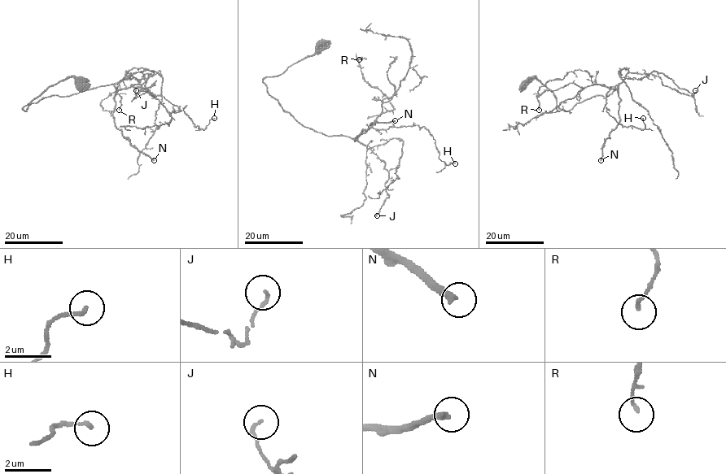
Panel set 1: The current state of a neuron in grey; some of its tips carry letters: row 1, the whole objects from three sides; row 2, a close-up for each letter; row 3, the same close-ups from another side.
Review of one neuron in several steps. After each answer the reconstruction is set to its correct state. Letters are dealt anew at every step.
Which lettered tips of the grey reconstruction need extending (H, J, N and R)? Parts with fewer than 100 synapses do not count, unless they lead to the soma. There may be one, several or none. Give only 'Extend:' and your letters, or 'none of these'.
Extend: N

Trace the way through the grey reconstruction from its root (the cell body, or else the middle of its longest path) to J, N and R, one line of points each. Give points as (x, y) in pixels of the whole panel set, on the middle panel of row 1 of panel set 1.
J: (320, 45), (263, 81), (304, 126), (354, 138), (385, 163), (388, 197), (377, 215)
N: (320, 45), (280, 75), (263, 80), (279, 105), (306, 127), (354, 140), (372, 123), (395, 120)
R: (320, 45), (263, 81), (286, 111), (327, 136), (356, 138), (394, 108), (365, 80), (359, 59)

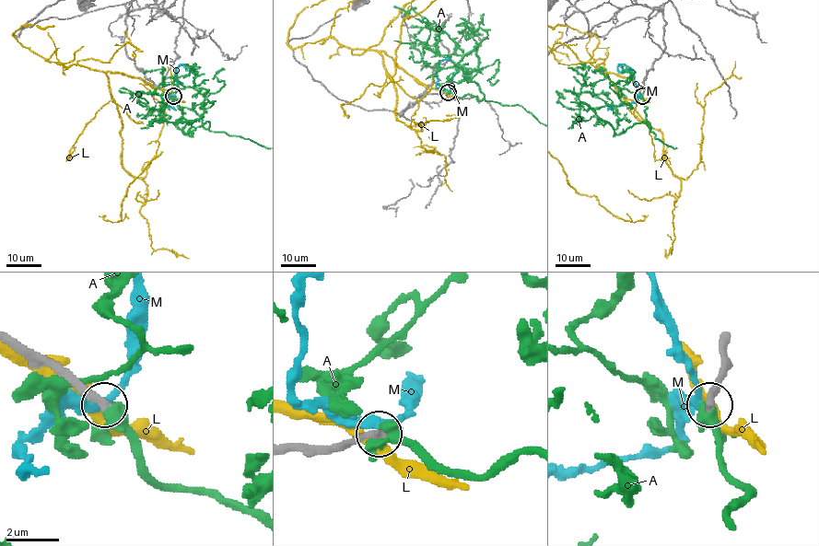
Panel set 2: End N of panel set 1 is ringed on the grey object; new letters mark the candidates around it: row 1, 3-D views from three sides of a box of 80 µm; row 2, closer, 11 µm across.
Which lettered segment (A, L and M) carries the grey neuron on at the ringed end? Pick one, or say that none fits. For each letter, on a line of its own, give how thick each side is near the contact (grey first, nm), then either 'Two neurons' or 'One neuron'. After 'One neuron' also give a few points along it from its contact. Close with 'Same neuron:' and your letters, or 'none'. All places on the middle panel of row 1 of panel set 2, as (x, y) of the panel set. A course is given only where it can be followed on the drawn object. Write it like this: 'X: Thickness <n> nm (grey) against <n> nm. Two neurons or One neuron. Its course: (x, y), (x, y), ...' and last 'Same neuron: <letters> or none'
A: Thickness 320 nm (grey) against 360 nm. One neuron
L: Thickness 360 nm (grey) against 360 nm. Two neurons
M: Thickness 300 nm (grey) against 280 nm. Two neurons
Same neuron: A

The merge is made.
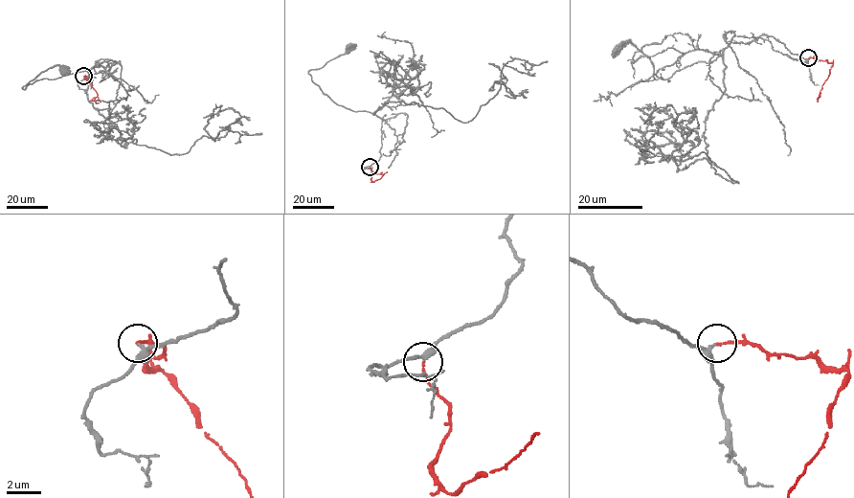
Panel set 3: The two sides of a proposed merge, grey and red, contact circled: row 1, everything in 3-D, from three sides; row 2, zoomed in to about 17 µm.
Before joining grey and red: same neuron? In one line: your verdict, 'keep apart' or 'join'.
join

